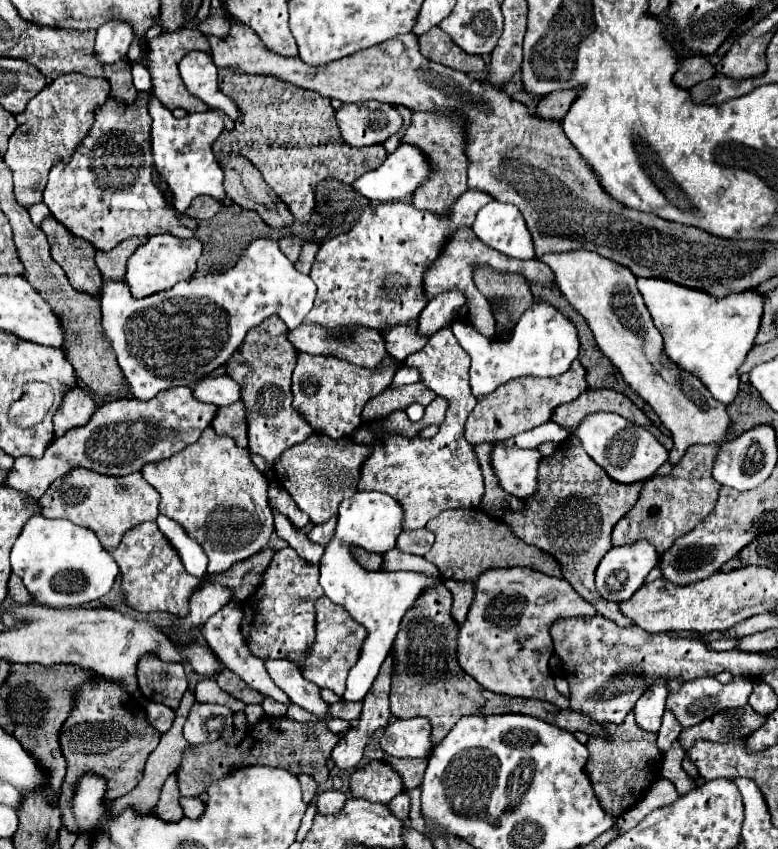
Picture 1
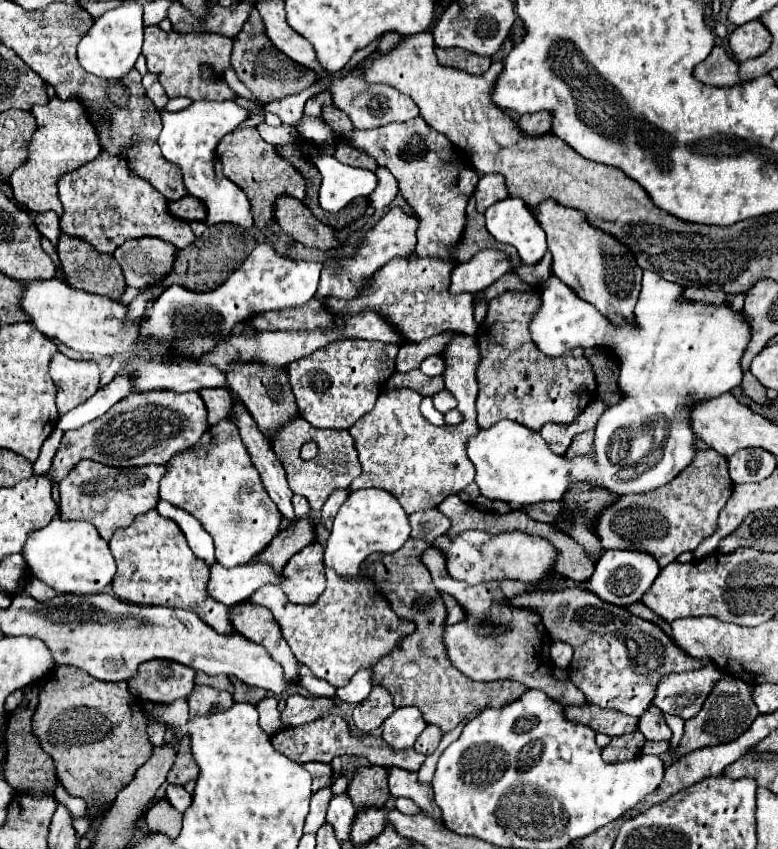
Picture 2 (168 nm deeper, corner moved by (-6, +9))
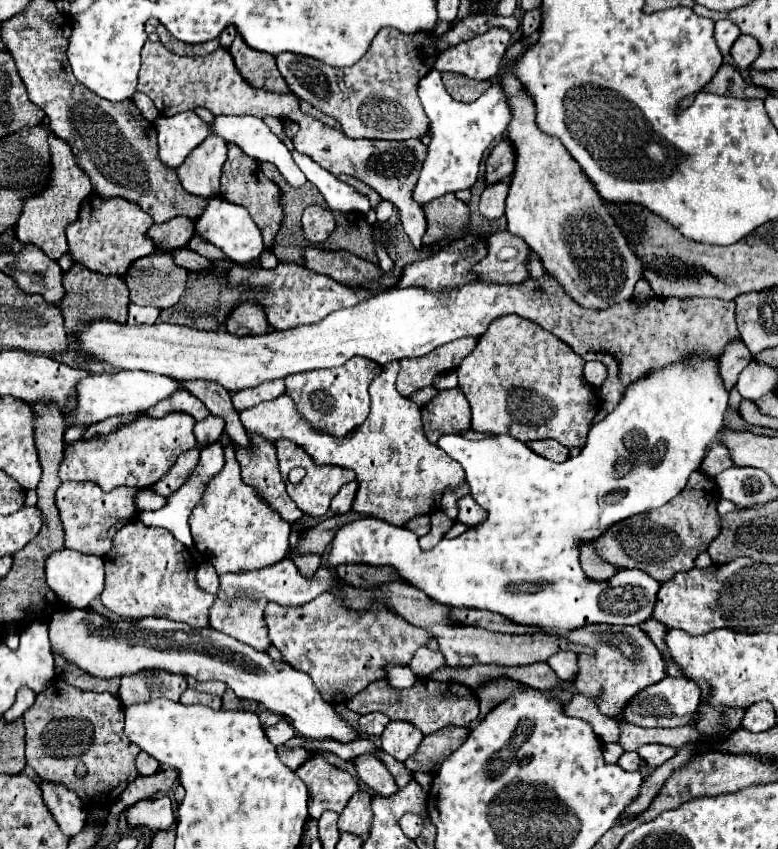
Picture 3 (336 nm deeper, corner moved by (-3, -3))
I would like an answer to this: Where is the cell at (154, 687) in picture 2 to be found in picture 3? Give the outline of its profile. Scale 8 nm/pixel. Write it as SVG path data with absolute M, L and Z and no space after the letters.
M147 670L121 678L119 698L123 706L149 702L155 698L167 698L179 702L179 696L187 690L187 678L169 674L163 670Z

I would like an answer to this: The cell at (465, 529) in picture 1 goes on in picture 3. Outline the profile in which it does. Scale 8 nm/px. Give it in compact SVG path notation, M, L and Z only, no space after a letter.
M583 544L583 548L579 548L579 558L585 576L591 580L609 580L617 572L617 568L601 560L589 544Z

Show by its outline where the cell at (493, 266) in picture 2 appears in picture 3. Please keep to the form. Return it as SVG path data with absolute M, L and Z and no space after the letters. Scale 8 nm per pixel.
M491 232L487 236L489 242L489 254L477 262L471 272L481 282L491 284L519 284L529 278L529 272L525 268L527 258L527 244L523 238L503 232Z

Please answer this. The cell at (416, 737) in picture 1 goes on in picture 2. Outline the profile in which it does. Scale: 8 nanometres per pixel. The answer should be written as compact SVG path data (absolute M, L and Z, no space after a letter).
M398 708L382 724L382 738L396 750L412 748L420 732L426 728L422 712L418 708Z

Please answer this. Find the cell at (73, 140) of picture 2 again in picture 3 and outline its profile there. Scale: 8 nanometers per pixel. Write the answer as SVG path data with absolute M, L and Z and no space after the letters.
M49 132L49 156L51 156L51 176L47 188L37 192L35 196L23 200L23 208L15 226L15 234L23 244L35 244L39 246L49 258L57 260L61 254L65 254L67 240L65 240L65 228L69 222L77 218L81 202L91 194L93 186L87 176L75 162L75 154L71 152L69 144L63 144L55 132Z

